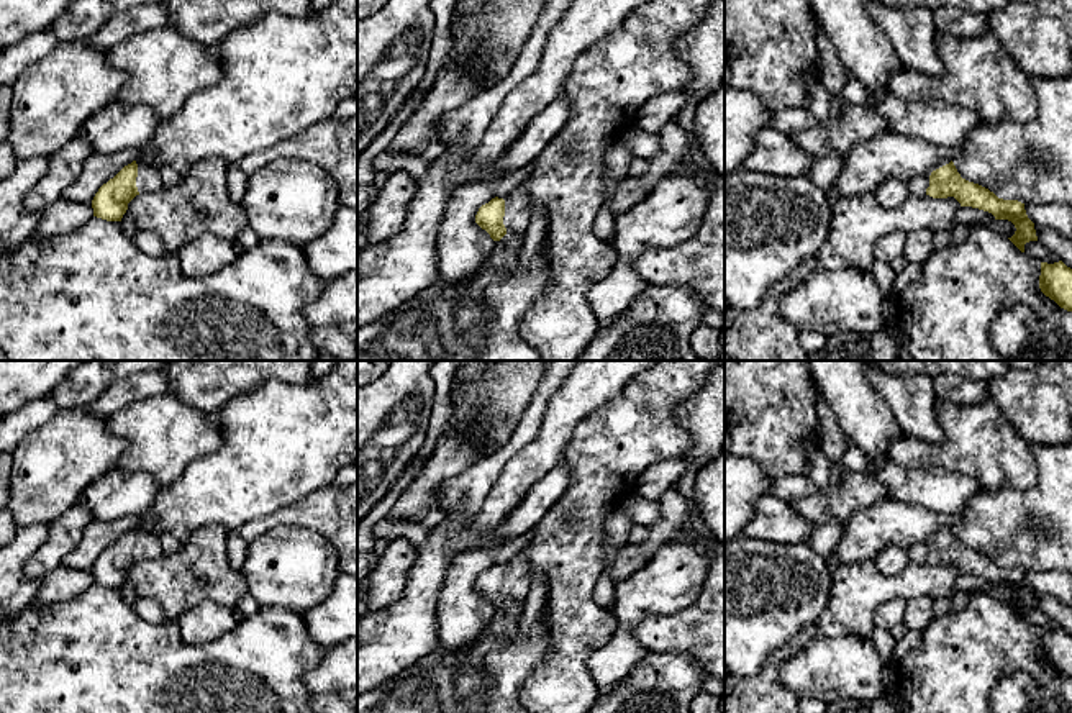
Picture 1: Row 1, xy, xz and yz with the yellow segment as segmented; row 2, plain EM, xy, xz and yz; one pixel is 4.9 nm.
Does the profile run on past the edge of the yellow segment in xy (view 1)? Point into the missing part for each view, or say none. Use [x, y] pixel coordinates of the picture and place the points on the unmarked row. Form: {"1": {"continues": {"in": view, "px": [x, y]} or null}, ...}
{"1": {"continues": {"in": "xy", "px": [148, 546]}}}

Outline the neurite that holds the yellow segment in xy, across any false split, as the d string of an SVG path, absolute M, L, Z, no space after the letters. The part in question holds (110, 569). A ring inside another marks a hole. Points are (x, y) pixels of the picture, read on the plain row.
M144 518L98 556L92 567L93 584L121 588L128 570L136 562L156 559L162 554L161 534L154 528L152 518Z

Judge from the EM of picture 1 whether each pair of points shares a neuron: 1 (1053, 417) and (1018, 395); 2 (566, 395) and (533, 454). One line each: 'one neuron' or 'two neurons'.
1: one neuron
2: one neuron

